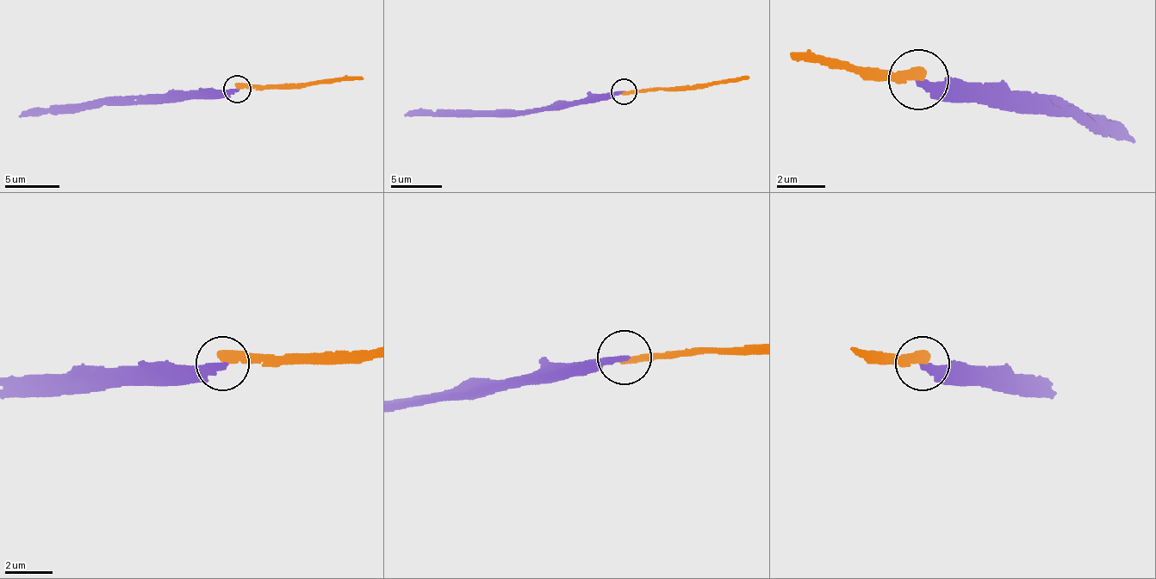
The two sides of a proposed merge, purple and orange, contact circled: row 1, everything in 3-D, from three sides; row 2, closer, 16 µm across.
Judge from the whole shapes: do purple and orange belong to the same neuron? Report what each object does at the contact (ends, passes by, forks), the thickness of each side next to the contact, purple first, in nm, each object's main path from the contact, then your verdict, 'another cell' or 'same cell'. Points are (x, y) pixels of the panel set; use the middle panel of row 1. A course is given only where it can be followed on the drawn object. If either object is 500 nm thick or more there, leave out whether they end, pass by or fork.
purple ends; orange ends; calibres 300 and 340 nm; course purple (624, 92), (555, 102), (522, 113), (416, 113), (404, 115); course orange (624, 92), (693, 90), (749, 77); another cell

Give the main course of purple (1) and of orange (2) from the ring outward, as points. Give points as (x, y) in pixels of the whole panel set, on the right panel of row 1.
1: (919, 81), (995, 87), (1041, 111), (1121, 123), (1134, 141)
2: (919, 81), (860, 75), (791, 57)

